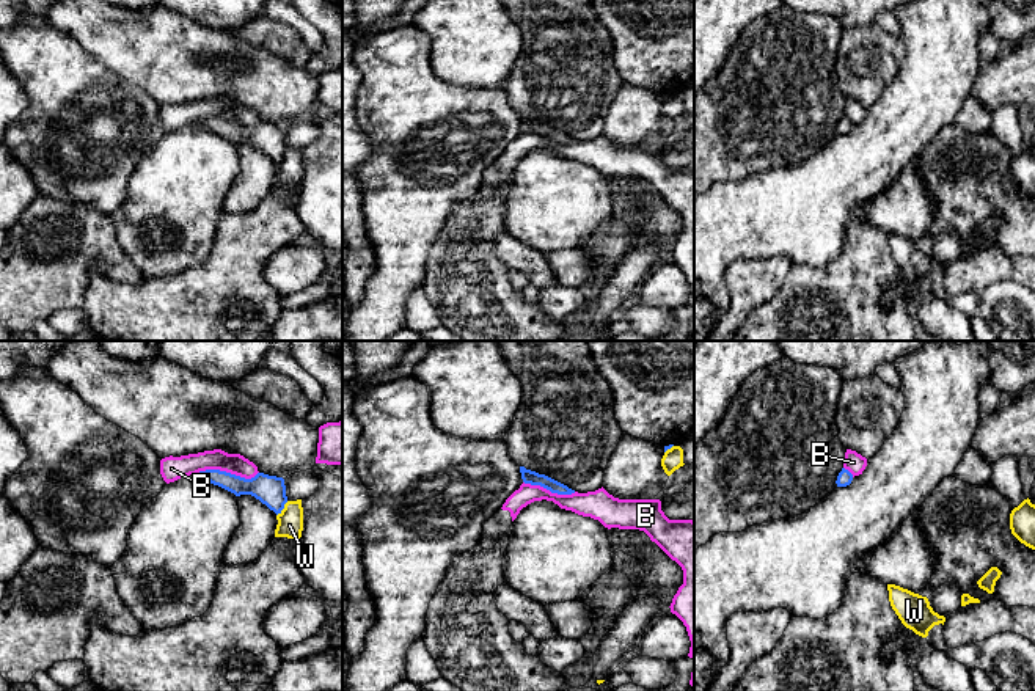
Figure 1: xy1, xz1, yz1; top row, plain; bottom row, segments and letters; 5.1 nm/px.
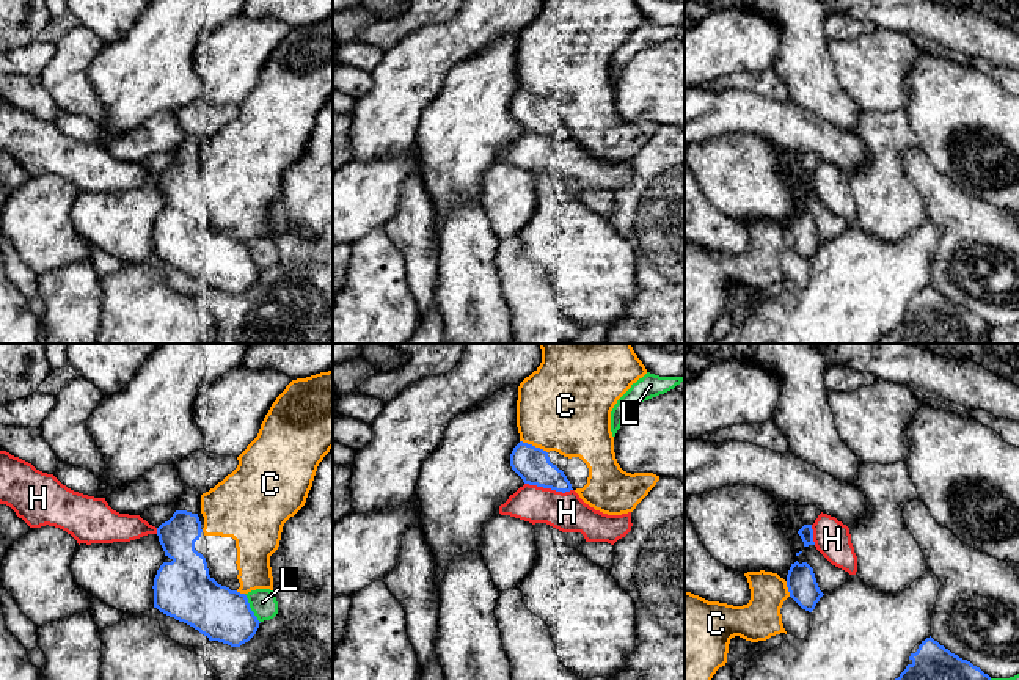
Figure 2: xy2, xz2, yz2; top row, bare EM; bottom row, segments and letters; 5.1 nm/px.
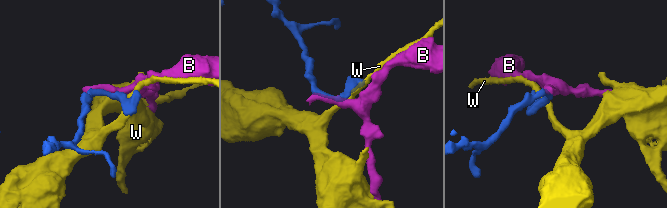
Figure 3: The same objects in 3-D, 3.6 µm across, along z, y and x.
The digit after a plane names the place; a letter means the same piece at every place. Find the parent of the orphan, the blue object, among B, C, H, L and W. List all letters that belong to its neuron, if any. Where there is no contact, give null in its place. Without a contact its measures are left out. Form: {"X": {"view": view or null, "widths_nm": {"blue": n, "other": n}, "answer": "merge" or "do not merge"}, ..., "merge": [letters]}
{"B": {"view": "xy1", "widths_nm": {"blue": 160, "other": 110}, "answer": "do not merge"}, "C": {"view": "xz2", "widths_nm": {"blue": 180, "other": 460}, "answer": "do not merge"}, "H": {"view": "xz2", "widths_nm": {"blue": 180, "other": 200}, "answer": "do not merge"}, "L": {"view": "xy2", "widths_nm": {"blue": 280, "other": 140}, "answer": "do not merge"}, "W": {"view": "xy1", "widths_nm": {"blue": 160, "other": 130}, "answer": "do not merge"}, "merge": []}

